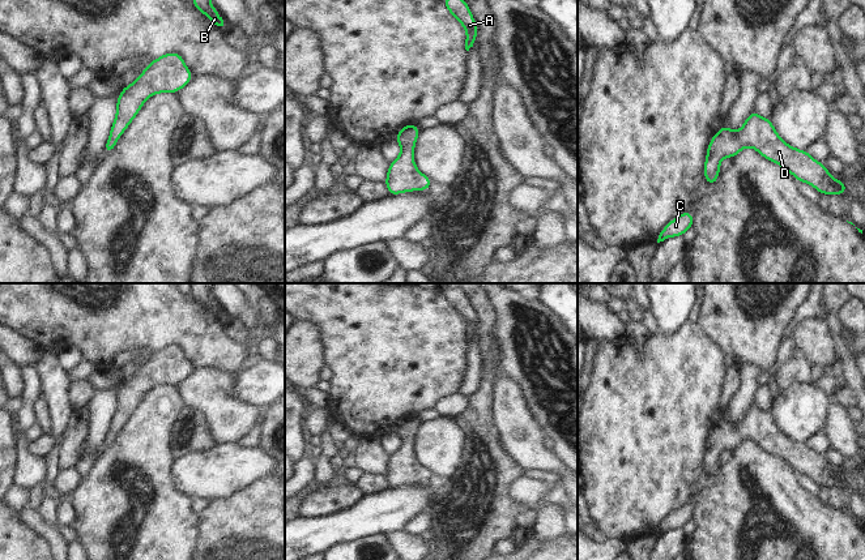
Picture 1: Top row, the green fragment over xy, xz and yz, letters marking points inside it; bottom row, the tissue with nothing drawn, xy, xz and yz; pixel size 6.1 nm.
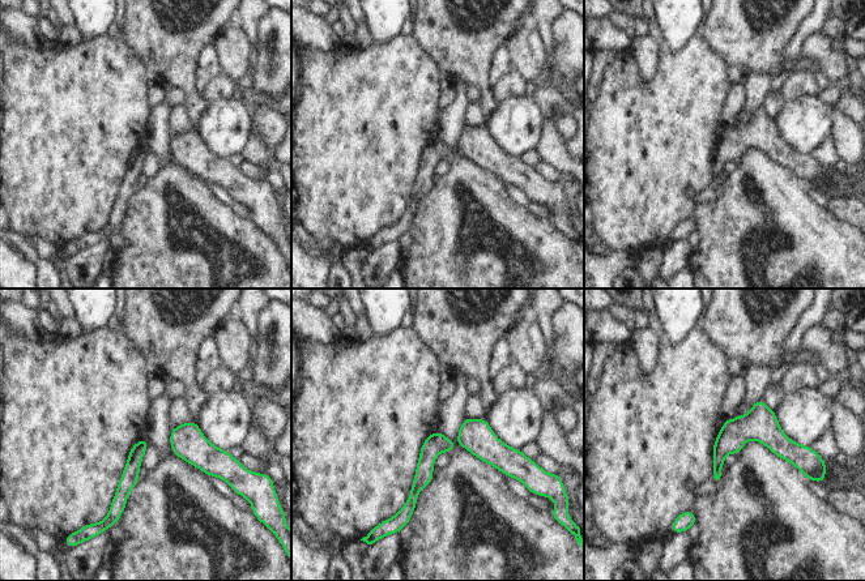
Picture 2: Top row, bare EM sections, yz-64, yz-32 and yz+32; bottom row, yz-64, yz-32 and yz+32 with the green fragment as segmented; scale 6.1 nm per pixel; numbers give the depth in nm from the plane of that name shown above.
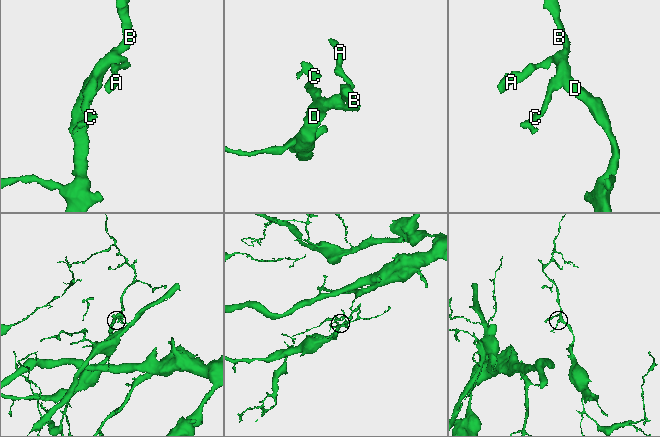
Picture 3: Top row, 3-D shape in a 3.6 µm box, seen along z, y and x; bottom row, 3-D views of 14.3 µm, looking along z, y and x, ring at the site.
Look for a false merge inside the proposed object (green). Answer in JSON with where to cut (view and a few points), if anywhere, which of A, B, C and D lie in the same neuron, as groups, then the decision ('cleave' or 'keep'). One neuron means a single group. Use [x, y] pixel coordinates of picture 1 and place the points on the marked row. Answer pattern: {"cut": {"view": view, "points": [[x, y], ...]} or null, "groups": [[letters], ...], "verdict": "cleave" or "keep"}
{"cut": null, "groups": [["A", "B", "C", "D"]], "verdict": "keep"}

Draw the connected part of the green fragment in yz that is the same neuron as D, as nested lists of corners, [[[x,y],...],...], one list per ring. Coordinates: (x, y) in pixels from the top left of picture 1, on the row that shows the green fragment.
[[[754,110],[738,133],[723,124],[710,141],[704,161],[704,180],[710,187],[717,181],[720,161],[734,158],[746,146],[784,167],[797,181],[811,184],[821,194],[848,193],[845,183],[834,179],[824,163],[815,161],[806,150],[787,145],[775,131],[772,120],[759,116]]]

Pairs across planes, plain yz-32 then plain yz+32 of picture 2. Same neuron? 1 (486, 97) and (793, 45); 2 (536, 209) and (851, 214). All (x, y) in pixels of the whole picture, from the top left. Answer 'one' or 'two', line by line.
1: two
2: one

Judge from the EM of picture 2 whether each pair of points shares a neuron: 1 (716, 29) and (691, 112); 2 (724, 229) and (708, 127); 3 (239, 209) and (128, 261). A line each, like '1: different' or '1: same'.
1: different
2: different
3: different

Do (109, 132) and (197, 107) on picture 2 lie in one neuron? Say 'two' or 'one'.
two

